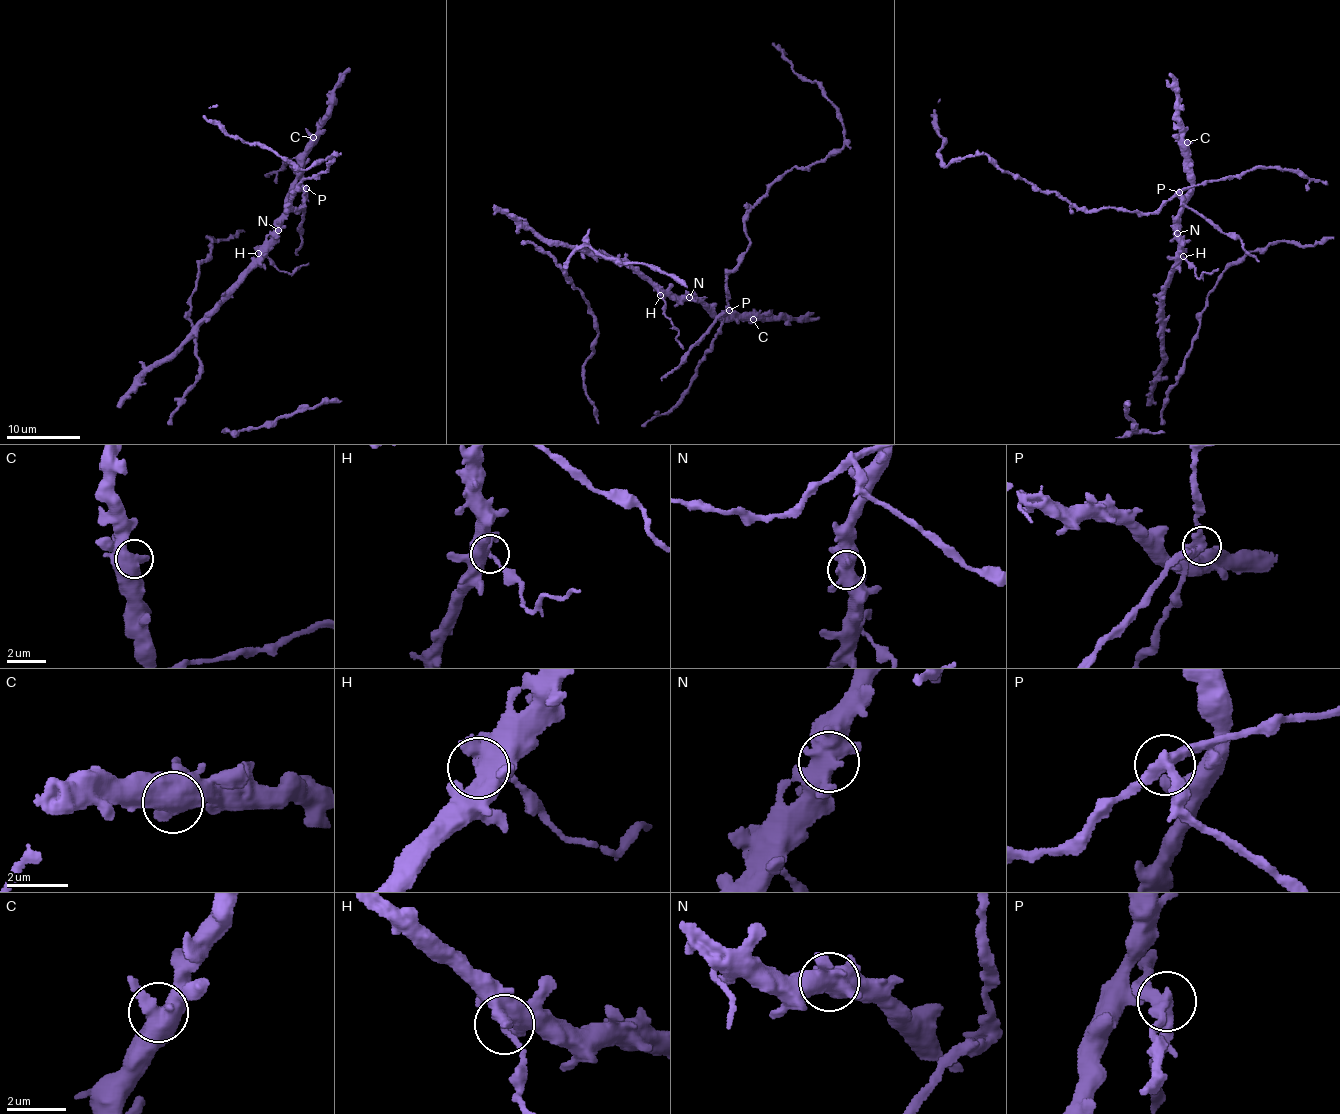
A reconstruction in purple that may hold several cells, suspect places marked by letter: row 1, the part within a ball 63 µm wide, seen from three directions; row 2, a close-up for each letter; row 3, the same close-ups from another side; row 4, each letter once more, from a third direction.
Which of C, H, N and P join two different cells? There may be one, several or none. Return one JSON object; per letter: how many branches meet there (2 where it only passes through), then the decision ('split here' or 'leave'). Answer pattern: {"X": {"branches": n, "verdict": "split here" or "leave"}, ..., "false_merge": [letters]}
{"C": {"branches": 3, "verdict": "leave"}, "H": {"branches": 3, "verdict": "split here"}, "N": {"branches": 3, "verdict": "leave"}, "P": {"branches": 3, "verdict": "split here"}, "false_merge": ["H", "P"]}

